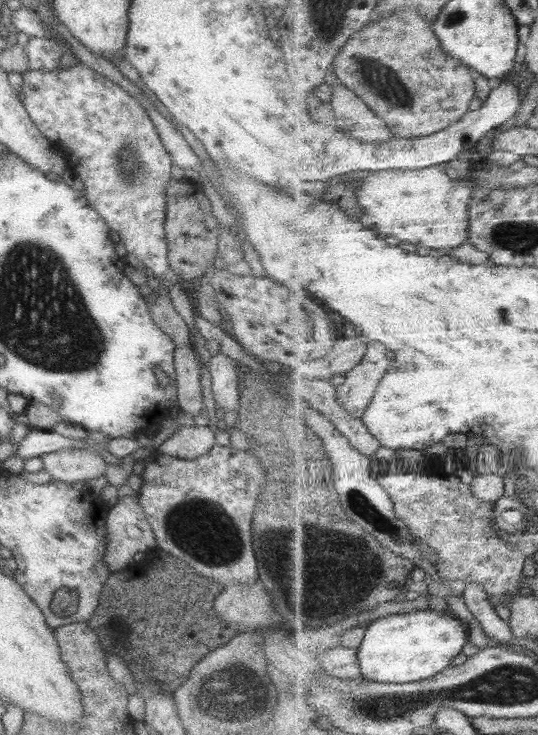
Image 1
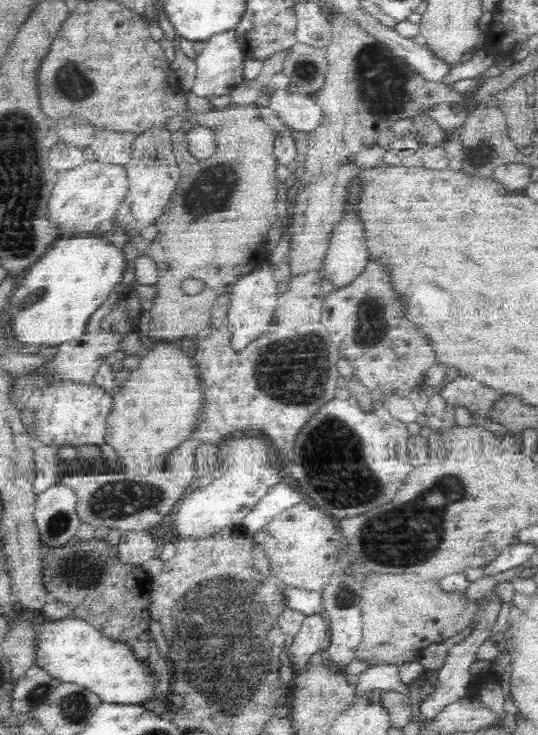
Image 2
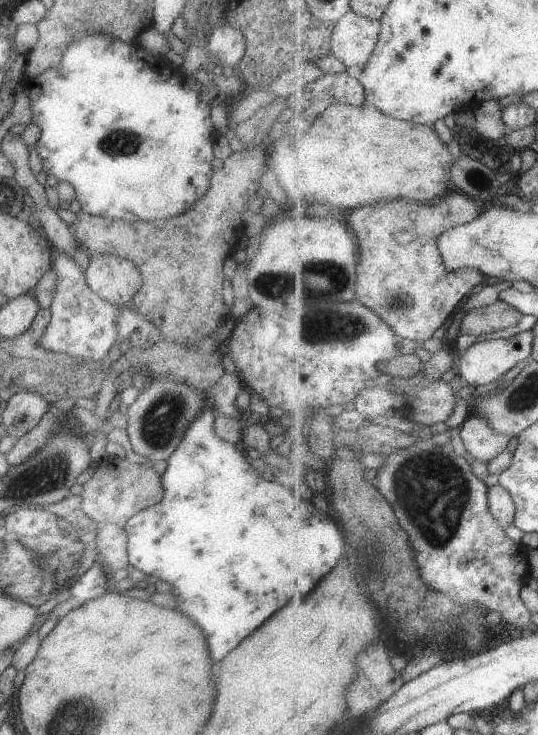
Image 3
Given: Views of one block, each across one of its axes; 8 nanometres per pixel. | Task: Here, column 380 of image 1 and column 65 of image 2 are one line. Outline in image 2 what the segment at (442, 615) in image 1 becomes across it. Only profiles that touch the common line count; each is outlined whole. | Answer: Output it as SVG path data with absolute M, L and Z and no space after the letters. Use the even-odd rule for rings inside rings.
M67 617L61 621L49 621L47 619L40 619L43 624L41 627L41 641L39 642L39 649L37 652L37 665L41 666L44 670L47 670L52 676L55 676L58 680L63 682L72 682L83 686L84 688L90 689L94 694L97 694L100 697L101 702L117 704L117 705L142 705L148 700L152 700L156 696L156 688L158 688L158 676L156 672L150 667L148 661L143 660L138 657L138 654L135 653L134 649L131 648L126 642L120 642L119 639L108 638L105 634L98 632L94 627L90 626L86 622L80 620L73 620L72 618Z

